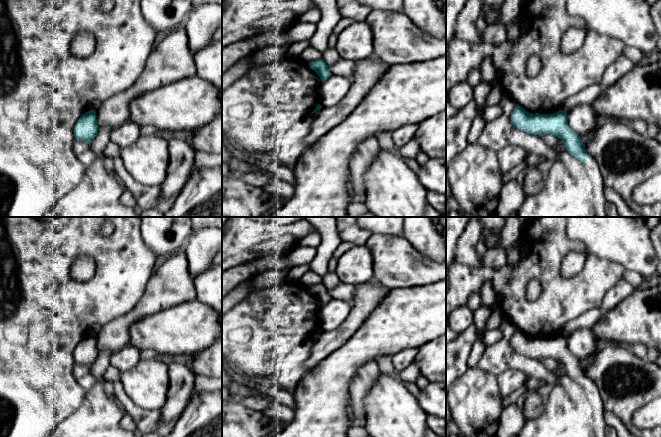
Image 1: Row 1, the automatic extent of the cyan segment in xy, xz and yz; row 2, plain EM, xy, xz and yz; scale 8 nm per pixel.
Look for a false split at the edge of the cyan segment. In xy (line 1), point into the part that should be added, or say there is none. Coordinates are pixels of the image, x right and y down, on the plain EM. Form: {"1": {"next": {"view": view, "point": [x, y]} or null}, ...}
{"1": {"next": null}}

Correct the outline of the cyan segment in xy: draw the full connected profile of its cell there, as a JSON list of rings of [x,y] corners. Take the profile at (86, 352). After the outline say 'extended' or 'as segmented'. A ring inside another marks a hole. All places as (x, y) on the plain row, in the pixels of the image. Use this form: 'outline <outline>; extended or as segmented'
outline [[[88,335],[83,338],[74,350],[74,360],[76,365],[84,365],[91,369],[98,357],[98,347],[95,335]]]; as segmented

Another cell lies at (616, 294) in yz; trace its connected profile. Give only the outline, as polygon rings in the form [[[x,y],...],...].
[[[622,278],[615,286],[607,291],[599,308],[591,309],[578,318],[569,321],[563,327],[562,334],[567,336],[572,331],[580,328],[591,329],[606,312],[615,308],[617,304],[630,296],[634,290],[635,288],[627,280]]]

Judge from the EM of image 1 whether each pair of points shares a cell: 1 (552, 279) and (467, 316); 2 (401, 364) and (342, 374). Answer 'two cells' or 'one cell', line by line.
1: two cells
2: two cells

